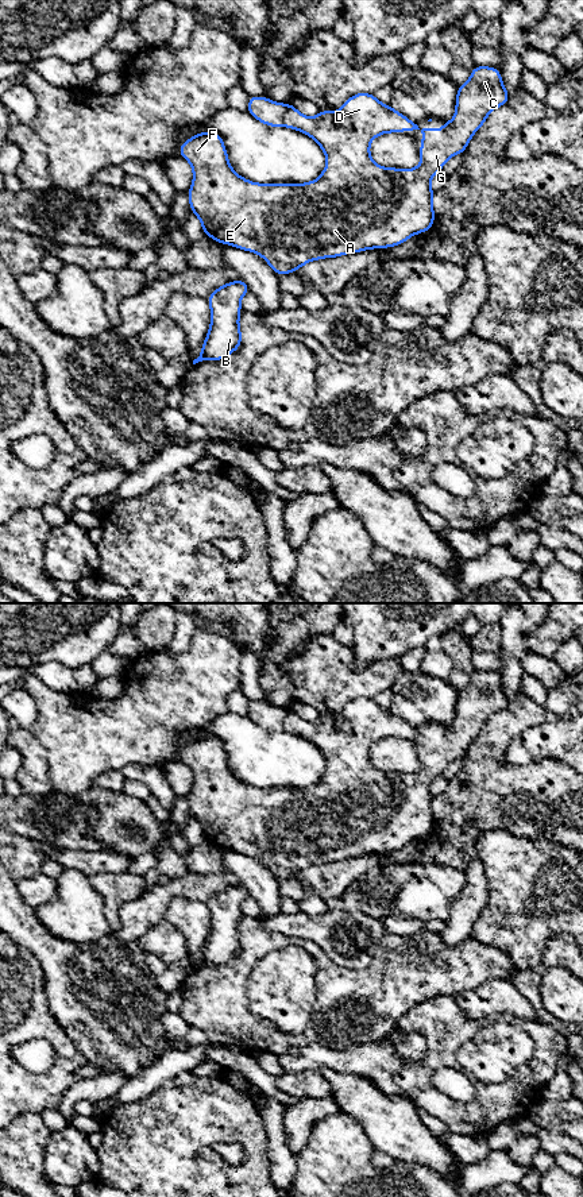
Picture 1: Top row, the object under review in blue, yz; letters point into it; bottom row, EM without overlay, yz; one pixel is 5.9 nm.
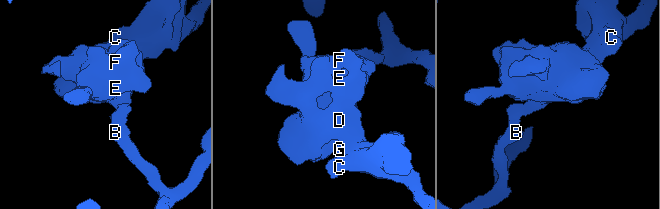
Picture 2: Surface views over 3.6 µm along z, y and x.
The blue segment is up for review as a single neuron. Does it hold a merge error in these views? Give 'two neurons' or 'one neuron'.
one neuron

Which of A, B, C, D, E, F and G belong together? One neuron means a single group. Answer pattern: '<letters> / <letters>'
A B C D E F G

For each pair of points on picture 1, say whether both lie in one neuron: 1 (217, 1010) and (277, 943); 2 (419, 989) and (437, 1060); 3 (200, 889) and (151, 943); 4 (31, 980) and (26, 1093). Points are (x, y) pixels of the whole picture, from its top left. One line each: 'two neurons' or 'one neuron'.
1: one neuron
2: two neurons
3: two neurons
4: one neuron

